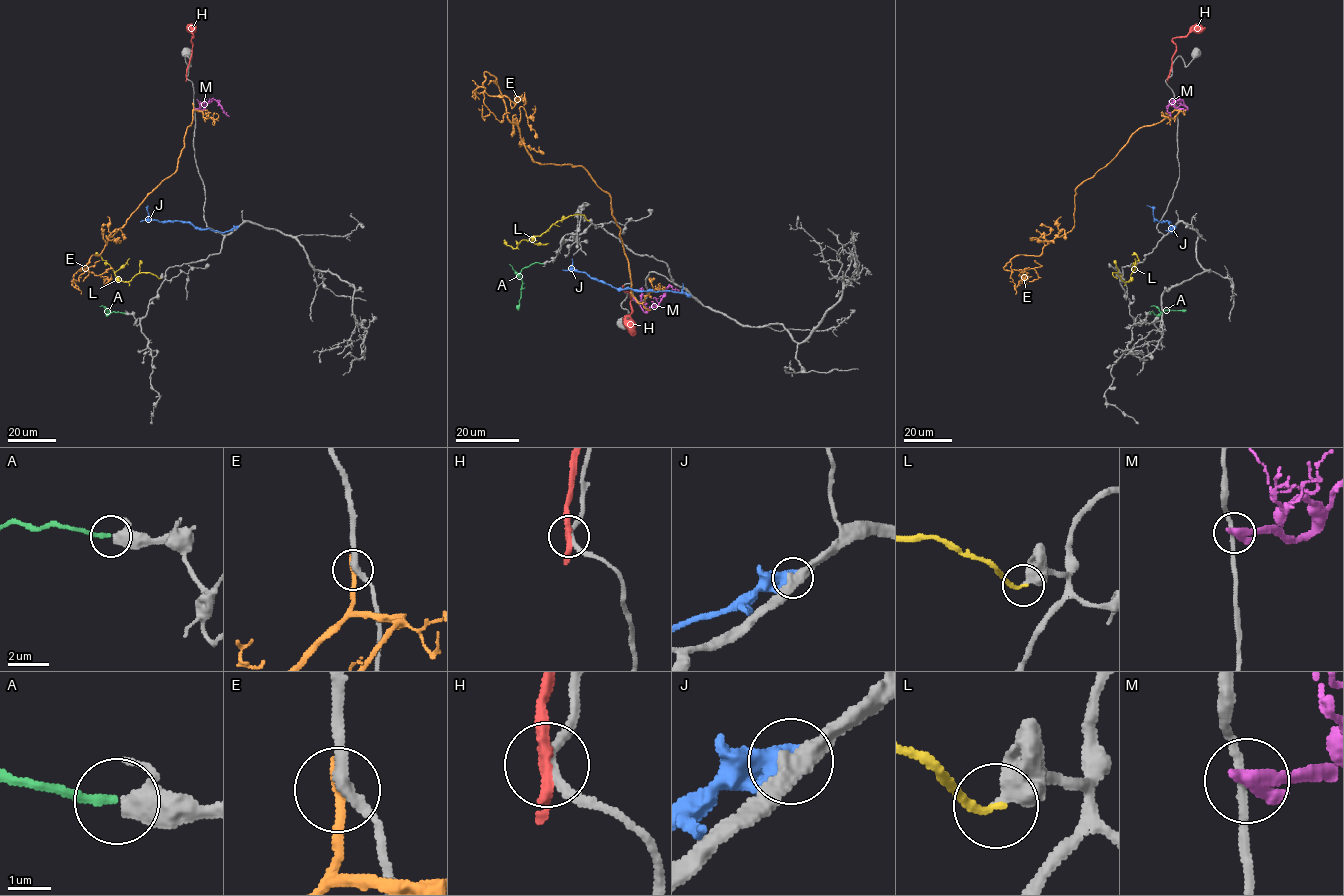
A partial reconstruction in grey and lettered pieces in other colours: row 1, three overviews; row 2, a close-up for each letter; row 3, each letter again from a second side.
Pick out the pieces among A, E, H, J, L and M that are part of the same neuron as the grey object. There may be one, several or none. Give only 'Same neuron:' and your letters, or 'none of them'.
Same neuron: A, L

